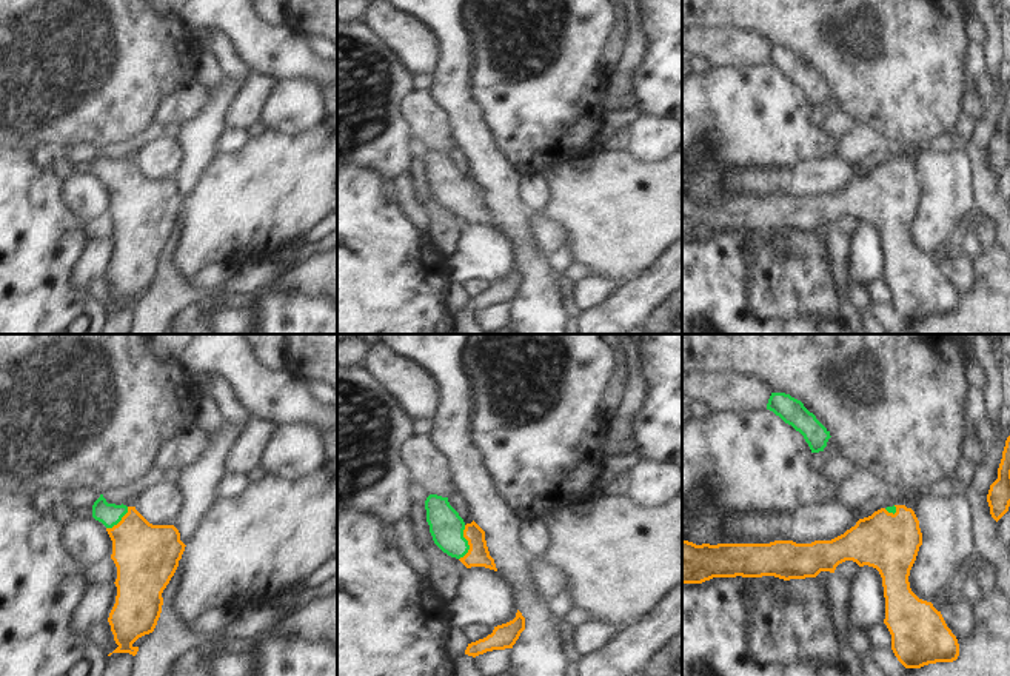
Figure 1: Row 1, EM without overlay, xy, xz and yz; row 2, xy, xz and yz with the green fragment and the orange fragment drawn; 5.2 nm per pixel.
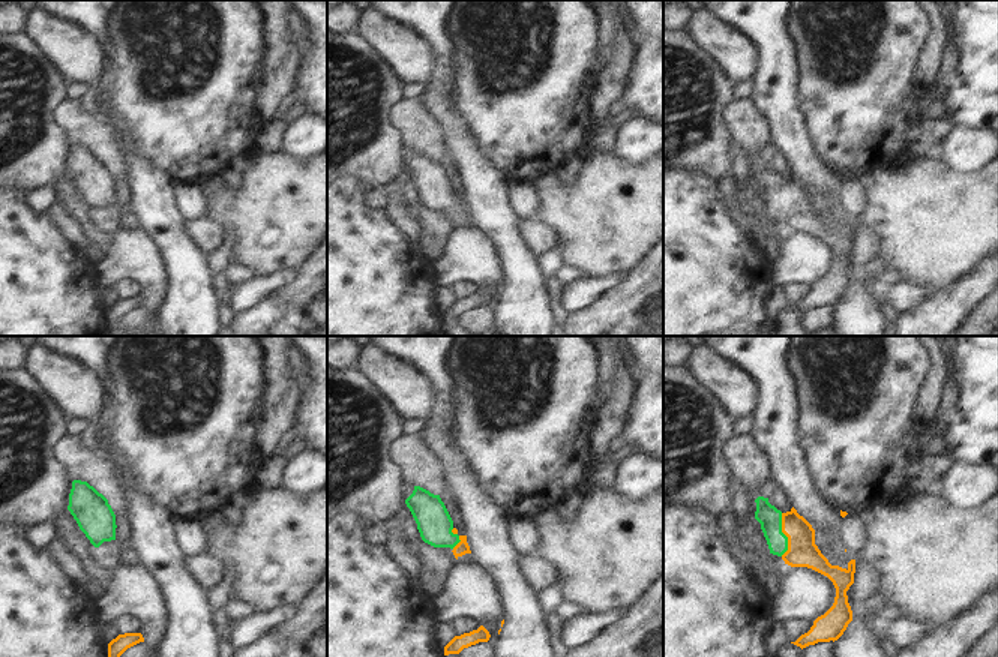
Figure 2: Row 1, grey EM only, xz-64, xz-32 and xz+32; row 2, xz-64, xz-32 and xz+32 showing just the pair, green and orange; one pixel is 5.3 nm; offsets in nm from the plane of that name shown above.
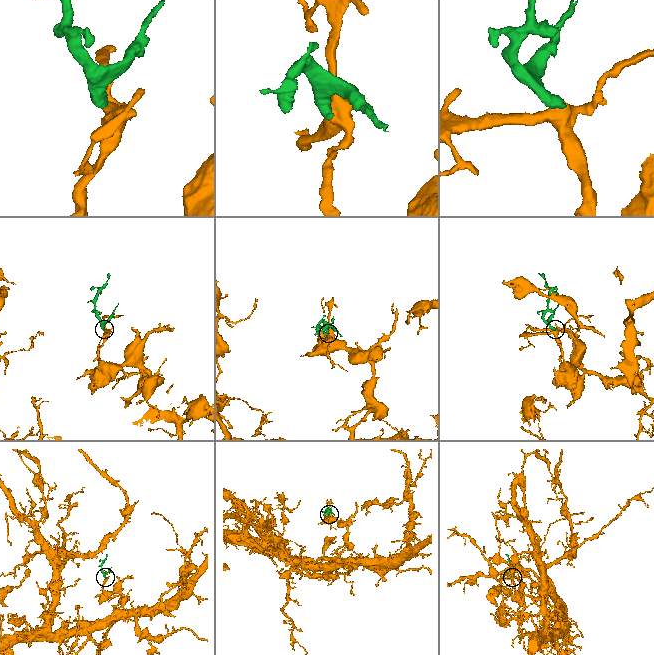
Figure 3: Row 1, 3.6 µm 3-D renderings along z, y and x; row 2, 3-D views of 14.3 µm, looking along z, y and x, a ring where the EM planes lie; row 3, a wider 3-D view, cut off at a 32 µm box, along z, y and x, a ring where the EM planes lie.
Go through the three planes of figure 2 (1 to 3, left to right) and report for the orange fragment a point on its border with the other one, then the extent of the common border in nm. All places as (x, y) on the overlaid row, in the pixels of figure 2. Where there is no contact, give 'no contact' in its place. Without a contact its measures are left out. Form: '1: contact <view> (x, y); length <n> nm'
1: no contact
2: contact xz-32 (458, 537); length 110 nm
3: contact xz+32 (784, 534); length 240 nm

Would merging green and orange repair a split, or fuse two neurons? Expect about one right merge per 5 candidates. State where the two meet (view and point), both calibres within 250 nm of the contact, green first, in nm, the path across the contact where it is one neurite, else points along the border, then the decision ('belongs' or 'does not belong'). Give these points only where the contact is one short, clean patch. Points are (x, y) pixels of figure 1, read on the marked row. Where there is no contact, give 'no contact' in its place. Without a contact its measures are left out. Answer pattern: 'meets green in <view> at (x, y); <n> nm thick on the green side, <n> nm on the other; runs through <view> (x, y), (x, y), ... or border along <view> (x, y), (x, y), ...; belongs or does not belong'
meets green in xz at (467, 542); 180 nm thick on the green side, 120 nm on the other; runs through xz (447, 527), (467, 542), (478, 555); belongs

